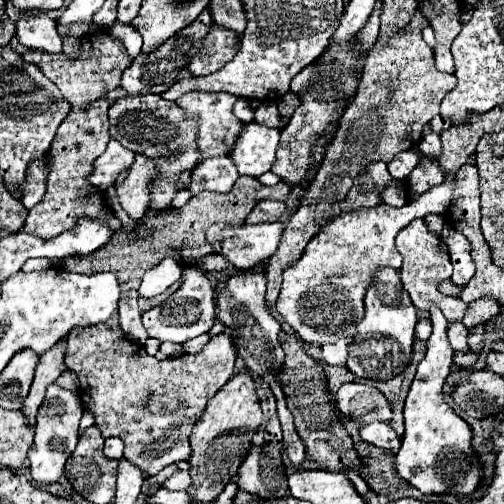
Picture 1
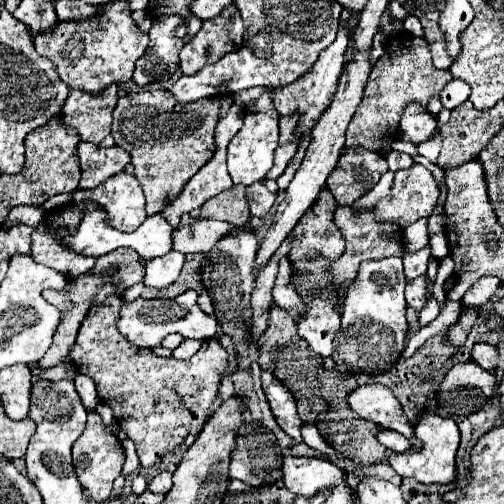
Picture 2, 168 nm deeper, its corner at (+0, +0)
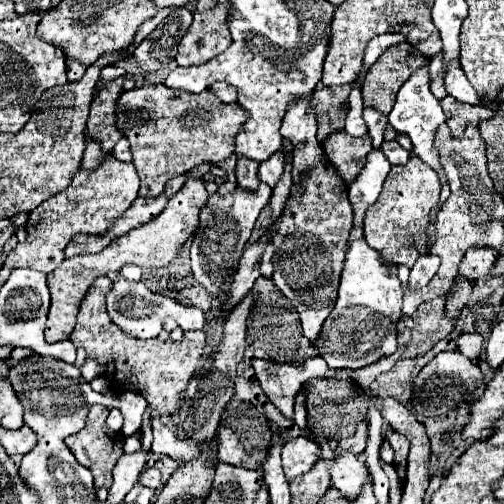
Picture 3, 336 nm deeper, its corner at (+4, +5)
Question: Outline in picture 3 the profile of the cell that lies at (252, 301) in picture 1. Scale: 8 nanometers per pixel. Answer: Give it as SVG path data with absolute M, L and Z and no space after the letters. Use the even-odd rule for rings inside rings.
M261 183L257 191L245 191L237 187L227 195L209 195L203 207L203 213L199 217L201 223L191 245L191 269L195 281L199 281L219 303L225 303L231 293L231 281L237 271L239 257L245 251L245 243L249 241L261 209L269 203L271 191L273 189L267 183Z

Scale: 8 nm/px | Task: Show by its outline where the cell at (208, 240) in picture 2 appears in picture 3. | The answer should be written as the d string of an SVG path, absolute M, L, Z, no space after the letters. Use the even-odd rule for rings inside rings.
M189 179L185 183L185 187L175 197L171 197L165 211L155 221L141 225L139 229L133 229L131 233L119 237L119 241L111 243L97 255L79 255L79 257L65 259L55 271L51 271L47 275L47 287L51 291L51 309L49 309L47 327L45 327L47 343L57 343L57 341L69 339L69 335L75 327L75 317L79 313L79 305L95 279L105 277L111 271L119 271L123 265L137 265L141 269L169 265L179 255L185 241L197 231L199 213L205 207L205 201L207 201L205 185L201 181Z

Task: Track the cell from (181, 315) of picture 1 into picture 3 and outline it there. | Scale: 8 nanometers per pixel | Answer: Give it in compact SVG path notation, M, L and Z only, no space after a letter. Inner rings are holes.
M119 277L113 283L111 293L107 293L107 313L111 317L111 321L125 333L129 333L131 337L137 339L153 339L159 335L159 331L163 329L163 323L167 317L177 319L179 327L183 331L201 331L207 325L205 313L199 307L187 307L183 303L179 303L177 299L171 297L163 297L157 295L153 291L149 291L141 281L133 283L133 281L125 281L123 277Z

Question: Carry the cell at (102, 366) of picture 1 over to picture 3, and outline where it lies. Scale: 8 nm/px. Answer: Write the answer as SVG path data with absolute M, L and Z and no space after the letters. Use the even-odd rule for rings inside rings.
M107 277L95 279L89 287L81 311L77 315L77 325L71 333L71 341L75 347L83 347L89 359L97 359L105 369L105 379L111 383L111 389L117 393L133 391L145 397L147 409L151 417L171 417L179 411L183 393L191 379L195 377L197 363L201 359L205 347L205 331L185 333L181 343L173 343L171 339L133 339L123 333L111 319L105 309L105 295L111 291L111 281Z

